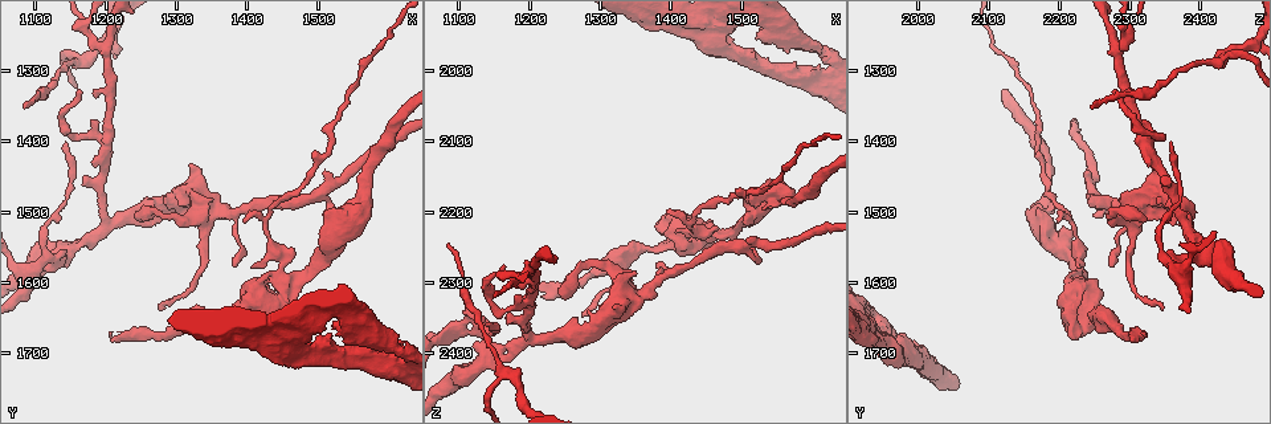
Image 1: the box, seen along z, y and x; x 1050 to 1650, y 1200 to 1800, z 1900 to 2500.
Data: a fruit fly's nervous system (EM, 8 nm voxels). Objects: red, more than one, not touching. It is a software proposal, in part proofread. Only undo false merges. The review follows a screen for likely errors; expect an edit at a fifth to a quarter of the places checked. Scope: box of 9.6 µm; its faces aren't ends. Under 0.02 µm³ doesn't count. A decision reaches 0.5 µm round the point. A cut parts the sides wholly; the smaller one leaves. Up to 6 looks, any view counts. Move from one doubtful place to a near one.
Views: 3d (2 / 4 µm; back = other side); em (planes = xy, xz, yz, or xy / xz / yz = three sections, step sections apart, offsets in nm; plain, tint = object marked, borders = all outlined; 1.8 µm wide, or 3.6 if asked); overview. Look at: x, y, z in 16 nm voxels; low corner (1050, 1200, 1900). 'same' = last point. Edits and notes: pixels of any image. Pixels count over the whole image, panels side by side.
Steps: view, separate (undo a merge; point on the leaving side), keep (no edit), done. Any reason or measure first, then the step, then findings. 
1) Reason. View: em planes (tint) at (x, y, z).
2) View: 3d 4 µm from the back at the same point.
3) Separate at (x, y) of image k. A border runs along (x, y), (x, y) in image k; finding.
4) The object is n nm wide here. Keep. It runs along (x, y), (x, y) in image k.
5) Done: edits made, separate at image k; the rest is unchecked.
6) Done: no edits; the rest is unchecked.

View: 3d 2 µm at (1200, 1410, 2325).

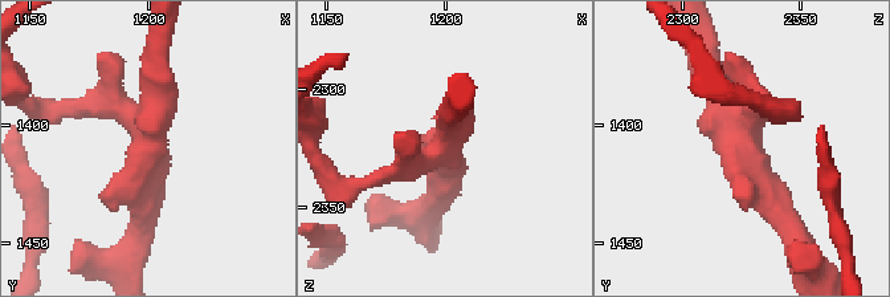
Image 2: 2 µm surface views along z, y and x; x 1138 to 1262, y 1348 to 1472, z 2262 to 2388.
View: em planes (tint) at (1200, 1406, 2325).

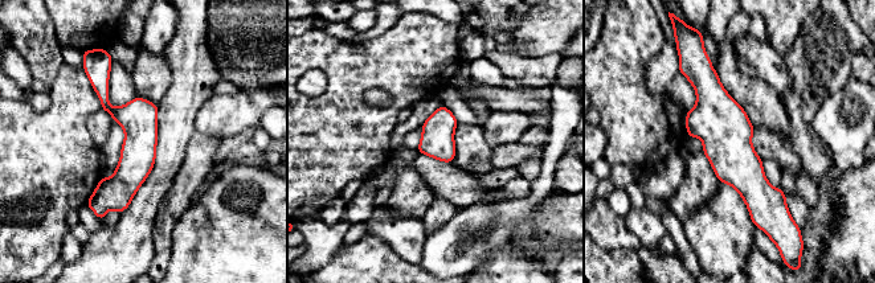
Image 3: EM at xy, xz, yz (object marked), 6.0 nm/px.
The object is 200 nm wide here. Keep. It runs along (704, 66), (760, 214) in image 3; all the same neuron.

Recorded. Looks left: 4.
Sharp bend. View: em planes (plain) at (1140, 1285, 2470).

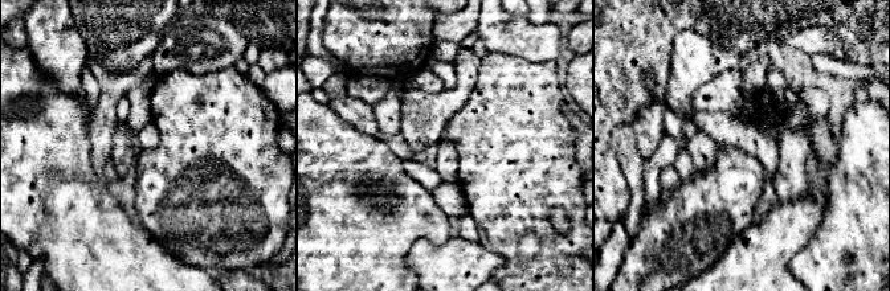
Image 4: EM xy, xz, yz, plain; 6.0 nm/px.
View: em planes (tint) at the same point.

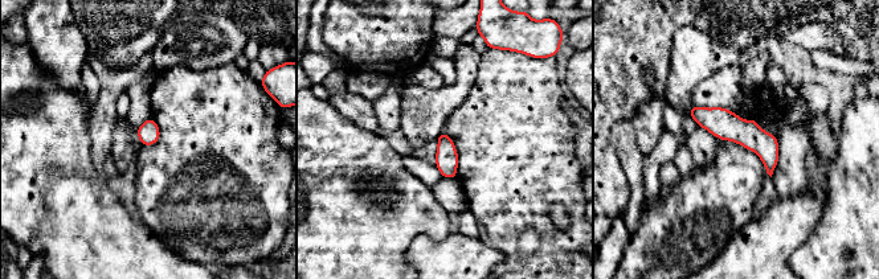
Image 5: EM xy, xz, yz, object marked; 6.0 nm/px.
The object is 130 nm wide here. Keep. It runs along (693, 113), (745, 132), (771, 168) in image 5; all the same neuron.

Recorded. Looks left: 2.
Three-way junction. View: em yz step 16 (tint) at (1125, 1565, 2350).

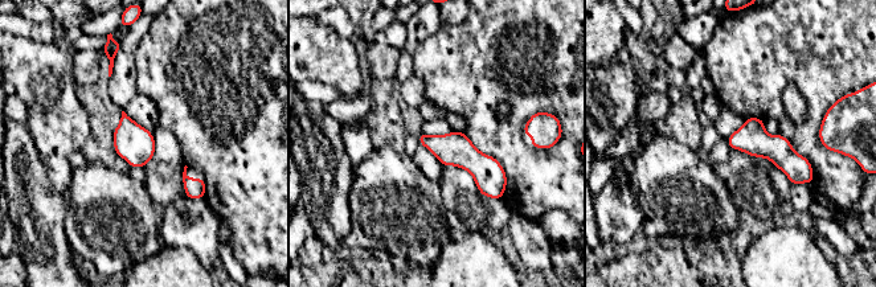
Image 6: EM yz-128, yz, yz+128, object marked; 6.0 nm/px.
Keep. It runs along (422, 138), (462, 152), (498, 195) in image 6; continuous, no second neuron.

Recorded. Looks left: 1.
Done: no edits; the rest is unchecked.

